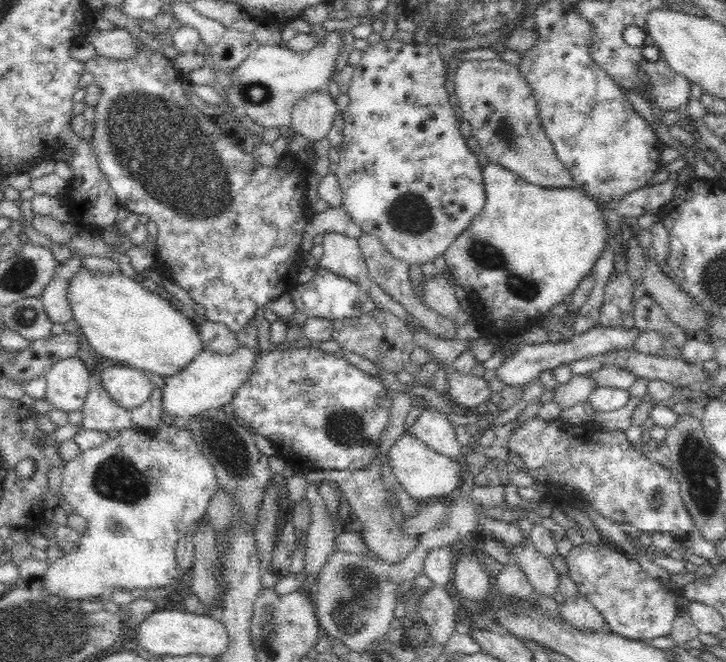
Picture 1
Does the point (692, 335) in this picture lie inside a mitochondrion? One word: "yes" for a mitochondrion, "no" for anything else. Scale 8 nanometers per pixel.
no

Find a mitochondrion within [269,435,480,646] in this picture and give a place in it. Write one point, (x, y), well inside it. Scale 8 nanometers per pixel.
(353, 590)

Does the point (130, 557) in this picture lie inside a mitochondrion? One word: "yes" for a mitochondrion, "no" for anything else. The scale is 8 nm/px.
no

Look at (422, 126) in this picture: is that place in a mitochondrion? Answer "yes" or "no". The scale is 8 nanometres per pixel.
no

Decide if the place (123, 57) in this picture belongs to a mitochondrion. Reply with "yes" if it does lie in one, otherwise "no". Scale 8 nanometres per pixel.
no

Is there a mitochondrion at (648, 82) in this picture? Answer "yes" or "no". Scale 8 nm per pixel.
yes

